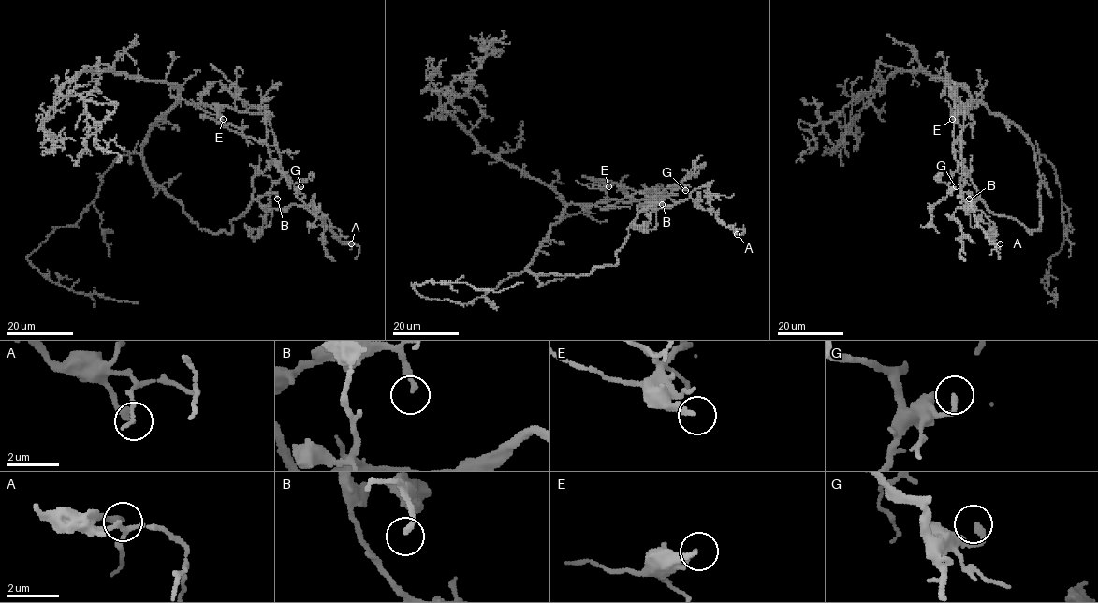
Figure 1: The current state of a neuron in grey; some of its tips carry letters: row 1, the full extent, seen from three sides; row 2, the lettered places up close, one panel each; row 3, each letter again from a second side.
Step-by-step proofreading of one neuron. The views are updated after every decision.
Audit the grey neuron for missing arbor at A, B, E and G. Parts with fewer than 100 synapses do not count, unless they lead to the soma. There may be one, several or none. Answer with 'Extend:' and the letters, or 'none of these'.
Extend: none of these

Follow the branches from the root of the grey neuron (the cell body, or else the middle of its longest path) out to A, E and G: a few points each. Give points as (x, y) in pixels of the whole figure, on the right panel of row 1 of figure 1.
A: (1000, 116), (970, 100), (960, 136), (961, 195), (973, 209), (964, 207), (974, 211), (986, 235), (1000, 243)
E: (1000, 116), (992, 115), (983, 103), (970, 100), (970, 104), (958, 110), (952, 119)
G: (1000, 116), (973, 100), (965, 107), (962, 163), (949, 183), (950, 188), (956, 186)

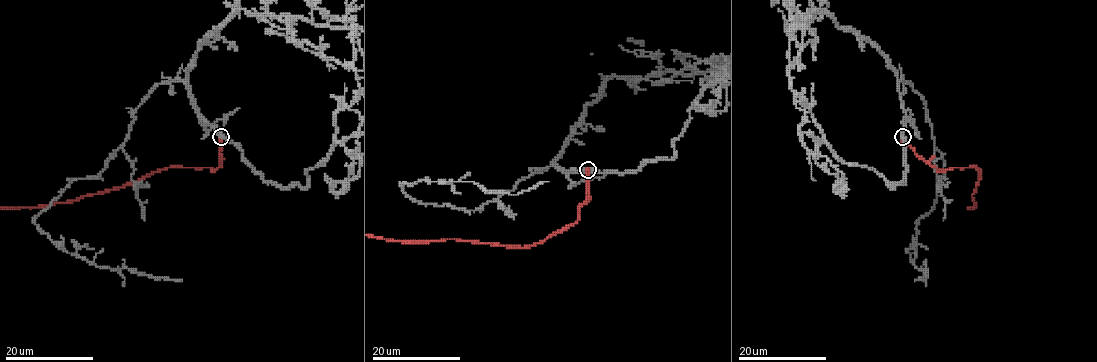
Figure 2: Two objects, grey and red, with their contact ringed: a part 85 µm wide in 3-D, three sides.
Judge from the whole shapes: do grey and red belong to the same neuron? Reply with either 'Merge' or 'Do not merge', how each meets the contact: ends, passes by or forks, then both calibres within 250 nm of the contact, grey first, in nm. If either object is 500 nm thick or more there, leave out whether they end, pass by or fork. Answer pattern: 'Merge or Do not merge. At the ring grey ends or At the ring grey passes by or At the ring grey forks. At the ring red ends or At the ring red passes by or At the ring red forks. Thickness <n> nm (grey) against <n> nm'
Merge. At the ring grey passes by. At the ring red ends. Thickness 460 nm (grey) against 320 nm

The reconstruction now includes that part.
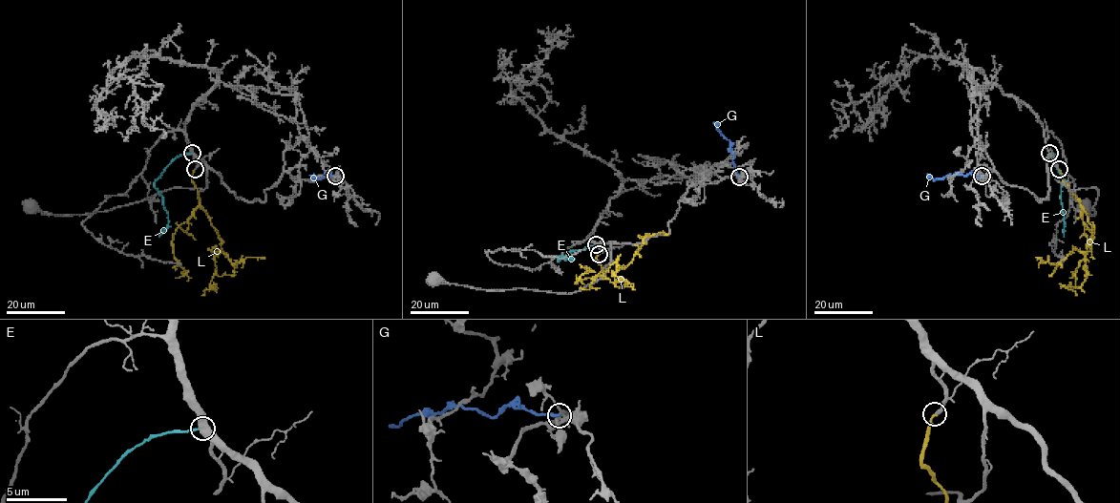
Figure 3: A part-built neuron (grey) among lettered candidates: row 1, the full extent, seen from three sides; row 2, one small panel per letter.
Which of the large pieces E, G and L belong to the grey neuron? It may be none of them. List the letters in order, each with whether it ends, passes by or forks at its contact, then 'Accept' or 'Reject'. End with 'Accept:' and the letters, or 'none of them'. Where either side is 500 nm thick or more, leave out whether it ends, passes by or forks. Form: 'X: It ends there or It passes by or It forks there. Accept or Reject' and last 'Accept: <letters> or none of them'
E: It ends there. Reject
G: It ends there. Reject
L: It ends there. Accept
Accept: L

